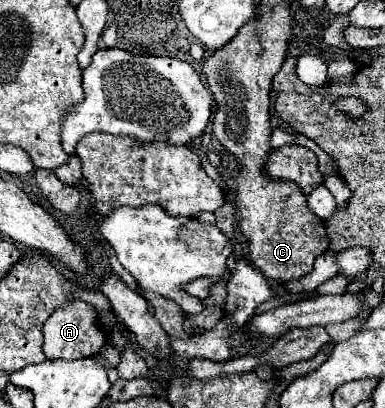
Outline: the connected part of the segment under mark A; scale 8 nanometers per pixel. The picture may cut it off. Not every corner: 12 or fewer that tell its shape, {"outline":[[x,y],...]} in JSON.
{"outline":[[81,300],[43,324],[49,360],[89,358],[105,344],[97,310]]}

